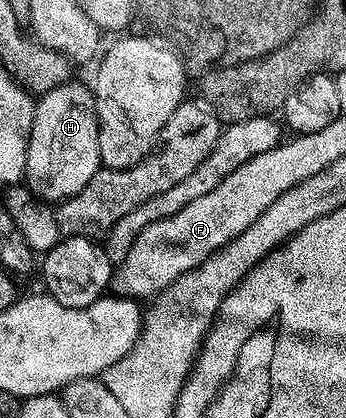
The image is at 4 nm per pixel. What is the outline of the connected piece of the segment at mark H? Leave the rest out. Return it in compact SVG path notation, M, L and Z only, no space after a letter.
M74 82L56 85L34 104L24 183L42 201L71 199L102 167L94 92L87 84Z

